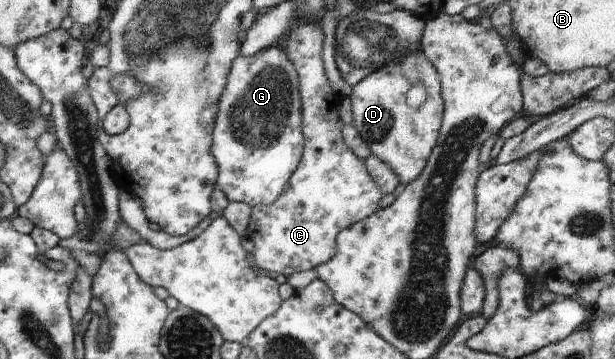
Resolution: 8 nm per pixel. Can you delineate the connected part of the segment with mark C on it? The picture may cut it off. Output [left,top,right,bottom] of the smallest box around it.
[246,21,385,278]

